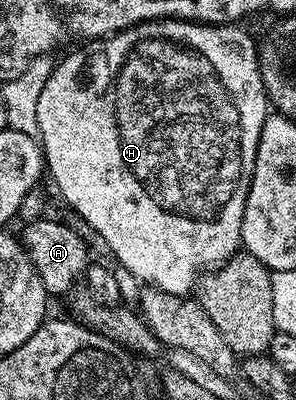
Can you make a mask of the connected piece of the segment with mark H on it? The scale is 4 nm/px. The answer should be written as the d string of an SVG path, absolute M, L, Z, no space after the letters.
M150 19L147 23L137 23L135 27L129 27L123 31L118 31L114 35L108 35L104 39L95 39L89 44L87 51L74 51L67 59L59 58L57 60L54 72L48 77L47 84L41 90L40 101L37 102L37 120L39 122L38 139L42 144L42 154L44 156L45 166L48 168L48 175L54 178L56 186L62 190L62 195L66 198L66 203L75 211L77 218L88 224L96 233L106 240L106 250L112 256L115 255L116 263L128 269L128 272L135 275L142 285L158 287L164 293L172 293L173 295L189 296L195 290L196 284L203 273L209 272L211 269L217 269L223 263L227 263L233 255L239 254L242 247L242 218L244 217L244 205L248 197L248 189L252 181L252 173L254 172L254 162L256 161L256 149L260 141L260 129L264 125L268 114L268 100L266 98L266 90L262 84L260 77L260 69L258 68L258 47L256 39L249 35L242 28L242 25L232 23L193 23L191 19Z

